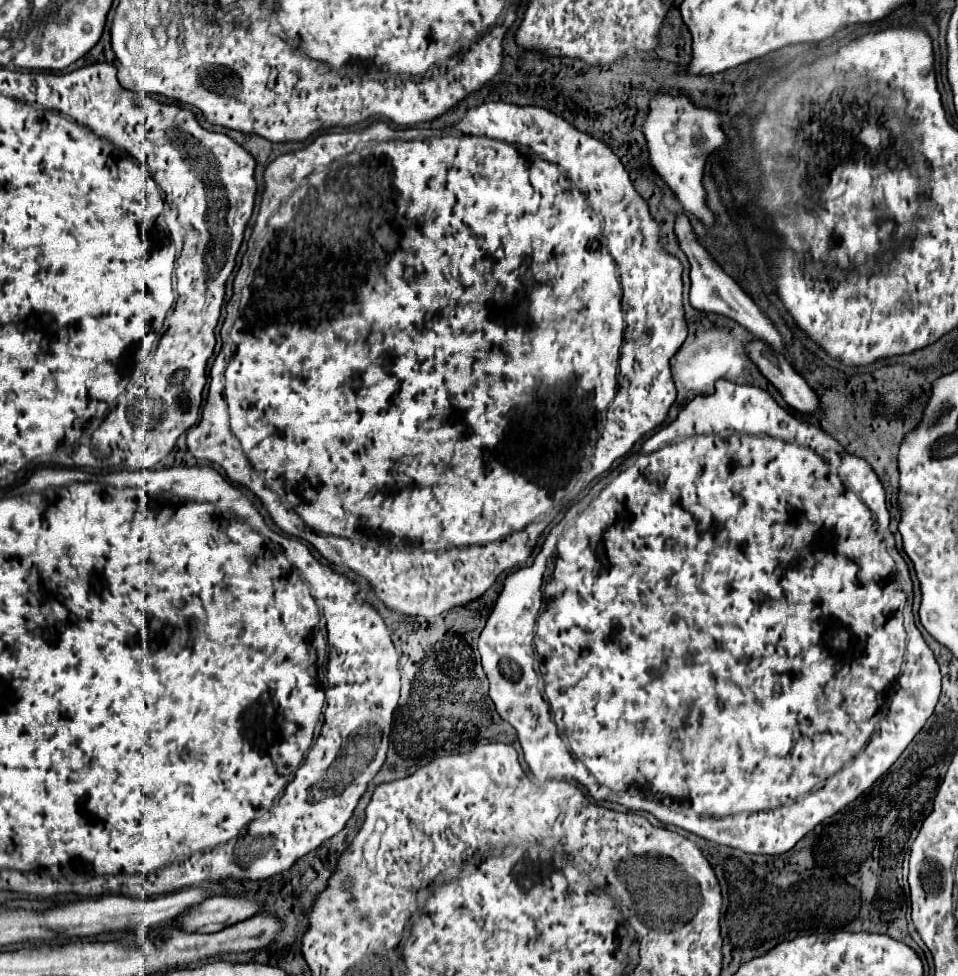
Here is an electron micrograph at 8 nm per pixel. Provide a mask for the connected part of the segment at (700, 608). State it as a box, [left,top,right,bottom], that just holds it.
[478,380,940,854]

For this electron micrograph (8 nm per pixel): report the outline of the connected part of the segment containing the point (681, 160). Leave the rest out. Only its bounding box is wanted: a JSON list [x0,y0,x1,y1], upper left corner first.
[644,96,726,226]

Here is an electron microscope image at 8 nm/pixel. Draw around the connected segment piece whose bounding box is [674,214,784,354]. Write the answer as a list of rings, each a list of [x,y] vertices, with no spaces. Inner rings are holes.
[[[684,214],[676,216],[674,222],[674,232],[678,236],[678,244],[684,250],[684,254],[688,256],[690,262],[690,280],[692,280],[692,288],[690,288],[690,304],[696,310],[704,310],[704,312],[716,312],[716,314],[724,314],[732,320],[736,320],[738,324],[742,324],[744,328],[748,328],[752,332],[752,336],[764,340],[766,344],[770,344],[776,352],[784,354],[784,342],[782,336],[778,334],[778,330],[774,328],[774,324],[762,314],[762,310],[752,302],[752,298],[718,266],[718,262],[706,252],[706,248],[696,240],[696,234],[690,226],[690,220]]]

